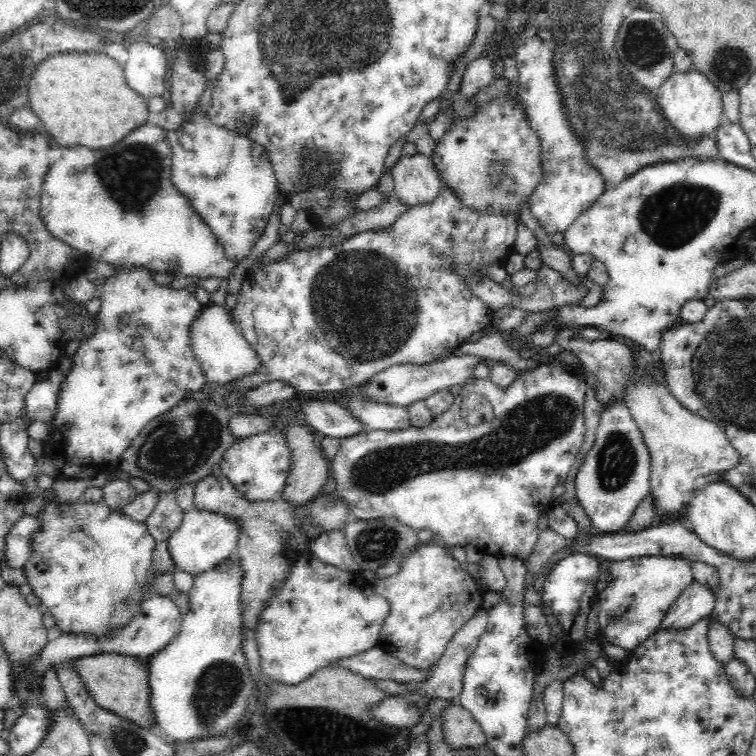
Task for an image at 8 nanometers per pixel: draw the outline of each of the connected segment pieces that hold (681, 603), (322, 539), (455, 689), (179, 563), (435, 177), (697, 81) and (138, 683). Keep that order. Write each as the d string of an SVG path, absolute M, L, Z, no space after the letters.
M695 581L684 588L684 592L670 606L666 616L660 621L659 630L684 629L695 621L710 618L714 605L713 589Z
M342 531L320 532L316 538L307 541L307 543L309 545L308 554L314 554L314 557L325 562L326 565L333 565L351 573L361 573L359 565L351 554L345 533Z
M481 609L476 612L475 616L472 616L468 622L458 632L452 636L452 640L446 646L444 654L440 657L440 660L431 667L431 673L424 679L418 682L401 683L395 680L376 680L372 679L372 682L376 683L378 689L384 691L388 696L394 693L405 693L406 691L418 691L422 696L426 696L428 700L437 698L446 701L457 700L462 687L462 670L466 668L466 660L478 644L480 635L487 628L487 611Z
M195 509L183 512L183 520L167 540L167 547L170 557L174 559L174 567L195 576L196 573L220 566L230 558L236 552L238 537L239 528L233 518Z
M421 153L400 156L392 167L392 175L393 194L409 207L430 201L443 184L432 161Z
M686 69L686 72L674 72L662 87L656 92L659 107L662 112L668 116L670 124L677 132L684 137L696 136L714 136L714 132L718 126L723 114L722 94L718 91L717 86L706 78L698 69L691 72Z
M102 653L76 659L73 666L98 707L108 709L140 727L154 729L157 726L156 713L152 709L153 695L149 687L147 663L144 660L130 655Z

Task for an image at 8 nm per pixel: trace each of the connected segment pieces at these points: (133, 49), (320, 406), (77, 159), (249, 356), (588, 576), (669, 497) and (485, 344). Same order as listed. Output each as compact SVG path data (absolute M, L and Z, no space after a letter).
M138 41L138 44L128 44L128 46L129 57L128 62L124 66L124 76L126 76L126 82L130 84L130 88L134 88L134 92L146 98L162 96L168 87L166 80L164 80L166 78L166 57L164 51L158 47L156 41L149 43L139 43Z
M300 401L299 408L311 430L319 437L342 440L367 430L364 428L364 422L360 422L360 419L350 415L343 406L334 402Z
M148 122L130 132L130 136L126 136L126 140L120 144L104 150L88 150L82 145L63 148L60 158L50 164L42 183L39 202L42 221L58 240L88 253L92 261L107 262L117 269L144 265L156 272L184 278L228 279L237 261L226 255L224 245L199 219L198 213L192 212L186 198L178 196L178 190L174 192L174 183L170 182L170 156L170 145L166 142L164 129Z
M211 303L206 306L190 329L192 329L190 335L192 335L192 347L196 353L196 360L210 382L226 384L226 382L233 382L234 379L248 378L260 370L260 356L257 356L243 334L232 323L228 312L224 309L224 304Z
M582 553L566 556L560 560L552 570L546 575L543 582L544 592L541 593L541 600L549 608L552 608L554 619L560 620L559 628L566 628L570 632L570 642L572 640L582 640L586 632L587 612L594 603L598 603L600 581L598 571L600 571L600 560Z
M640 378L640 382L626 392L624 404L629 408L630 415L634 418L638 429L641 430L646 449L650 452L650 494L652 503L654 503L654 518L657 522L662 514L672 514L685 508L684 494L693 490L694 481L698 476L708 476L714 472L730 470L742 462L741 454L738 454L734 446L730 445L724 430L713 421L706 421L697 413L684 408L669 391L668 385L657 386L651 380Z
M492 329L482 338L475 337L469 343L462 343L454 351L454 355L474 355L482 360L486 358L498 360L500 363L510 365L518 374L534 369L540 364L532 358L521 358L519 352L512 350L507 345L501 333L500 331L496 331L496 329Z

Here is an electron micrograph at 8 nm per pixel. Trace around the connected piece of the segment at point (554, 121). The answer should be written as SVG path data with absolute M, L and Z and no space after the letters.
M538 36L525 40L517 48L515 59L519 73L518 100L525 110L527 122L539 136L539 168L541 175L531 191L529 207L532 216L547 234L564 234L605 192L604 177L586 160L586 149L569 125L567 112L556 85L552 45Z

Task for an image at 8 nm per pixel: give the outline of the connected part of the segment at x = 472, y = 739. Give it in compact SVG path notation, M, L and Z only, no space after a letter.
M458 702L442 710L442 732L448 748L459 753L487 742L481 724Z

